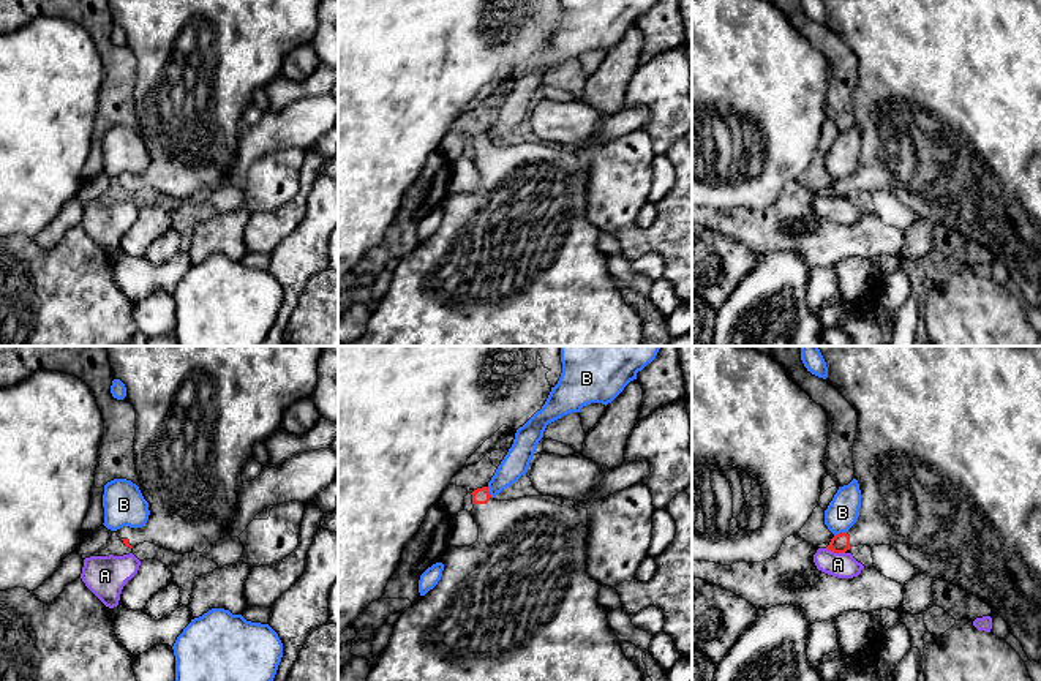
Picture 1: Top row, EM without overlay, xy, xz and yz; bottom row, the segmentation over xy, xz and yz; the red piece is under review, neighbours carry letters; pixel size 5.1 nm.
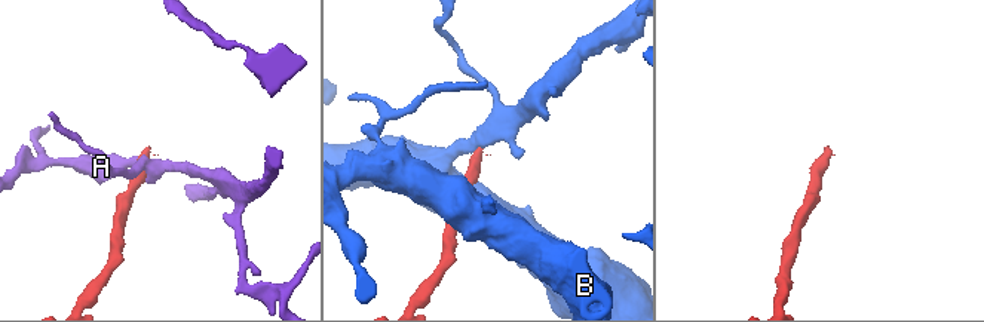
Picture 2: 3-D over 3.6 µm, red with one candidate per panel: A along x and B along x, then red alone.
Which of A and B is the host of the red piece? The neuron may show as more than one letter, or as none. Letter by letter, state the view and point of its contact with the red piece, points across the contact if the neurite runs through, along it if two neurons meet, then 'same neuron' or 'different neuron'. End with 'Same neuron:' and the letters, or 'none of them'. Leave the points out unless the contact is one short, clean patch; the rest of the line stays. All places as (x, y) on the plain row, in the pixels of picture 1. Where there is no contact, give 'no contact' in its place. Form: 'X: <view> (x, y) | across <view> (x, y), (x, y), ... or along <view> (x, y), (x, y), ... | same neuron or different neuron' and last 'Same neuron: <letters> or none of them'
A: yz (836, 198) | along yz (826, 193), (844, 199) | different neuron
B: yz (841, 179) | along yz (845, 177), (834, 182) | different neuron
Same neuron: none of them

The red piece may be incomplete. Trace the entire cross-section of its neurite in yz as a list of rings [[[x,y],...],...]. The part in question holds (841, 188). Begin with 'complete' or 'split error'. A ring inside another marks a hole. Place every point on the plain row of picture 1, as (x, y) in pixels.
split error; [[[821,0],[826,13],[826,27],[839,36],[839,40],[853,52],[858,62],[856,84],[853,90],[855,125],[861,136],[861,153],[856,169],[847,177],[836,180],[828,196],[834,199],[845,199],[858,191],[893,191],[897,199],[910,209],[916,218],[930,224],[945,224],[957,231],[964,237],[983,245],[995,261],[1000,261],[1006,269],[1009,278],[1020,288],[1028,307],[1041,310],[1041,0]]]

